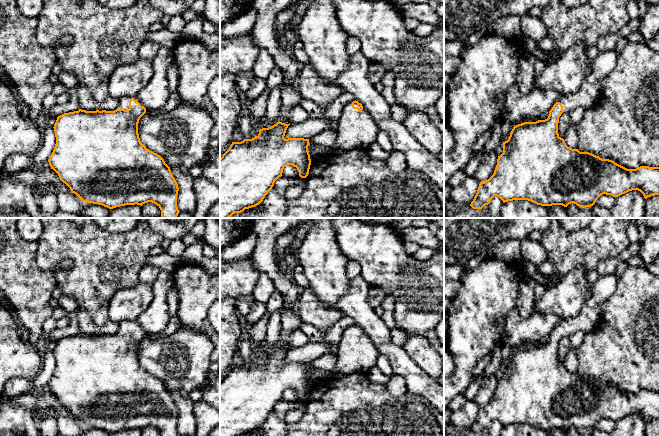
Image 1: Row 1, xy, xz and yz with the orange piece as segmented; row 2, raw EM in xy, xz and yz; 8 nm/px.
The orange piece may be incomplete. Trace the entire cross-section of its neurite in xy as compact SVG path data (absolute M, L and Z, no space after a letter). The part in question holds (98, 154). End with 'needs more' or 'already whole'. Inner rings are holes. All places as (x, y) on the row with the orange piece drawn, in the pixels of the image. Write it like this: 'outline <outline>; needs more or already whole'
outline M137 96L119 98L119 107L114 111L96 110L64 113L57 117L54 124L56 144L48 162L72 193L83 202L102 205L113 209L125 205L140 205L152 202L161 210L161 218L177 218L178 184L173 177L170 167L164 159L146 148L140 141L138 123L146 113L146 108Z; needs more

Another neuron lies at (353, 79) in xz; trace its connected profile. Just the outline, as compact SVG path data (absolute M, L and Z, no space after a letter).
M361 52L350 55L348 64L337 78L337 85L355 96L379 130L388 134L393 149L405 154L407 168L423 172L444 191L444 162L418 143L402 123L392 119L392 106L367 78L370 63Z

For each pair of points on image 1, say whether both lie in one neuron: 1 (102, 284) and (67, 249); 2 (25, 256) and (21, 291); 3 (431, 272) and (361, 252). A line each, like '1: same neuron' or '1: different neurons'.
1: same neuron
2: same neuron
3: same neuron

